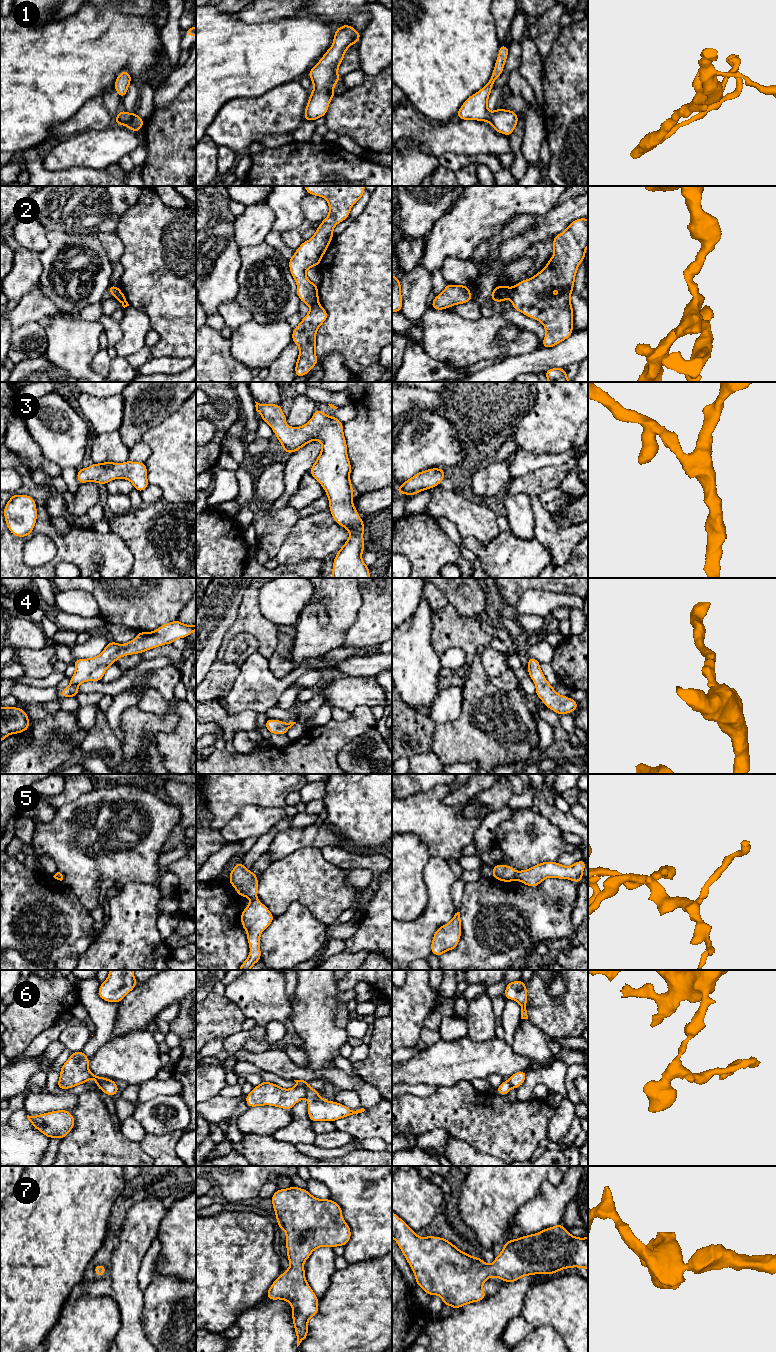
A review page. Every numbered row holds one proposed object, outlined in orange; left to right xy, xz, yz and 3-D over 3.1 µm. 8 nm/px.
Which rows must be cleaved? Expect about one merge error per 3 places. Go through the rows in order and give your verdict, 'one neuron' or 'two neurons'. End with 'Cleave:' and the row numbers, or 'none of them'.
1: one neuron
2: two neurons
3: one neuron
4: one neuron
5: two neurons
6: two neurons
7: one neuron
Cleave: 2, 5, 6

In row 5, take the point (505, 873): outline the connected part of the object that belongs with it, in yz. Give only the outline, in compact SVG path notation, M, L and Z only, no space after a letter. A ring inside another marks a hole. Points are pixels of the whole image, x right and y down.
M498 864L492 868L492 878L502 882L513 882L516 880L517 871L505 864Z

